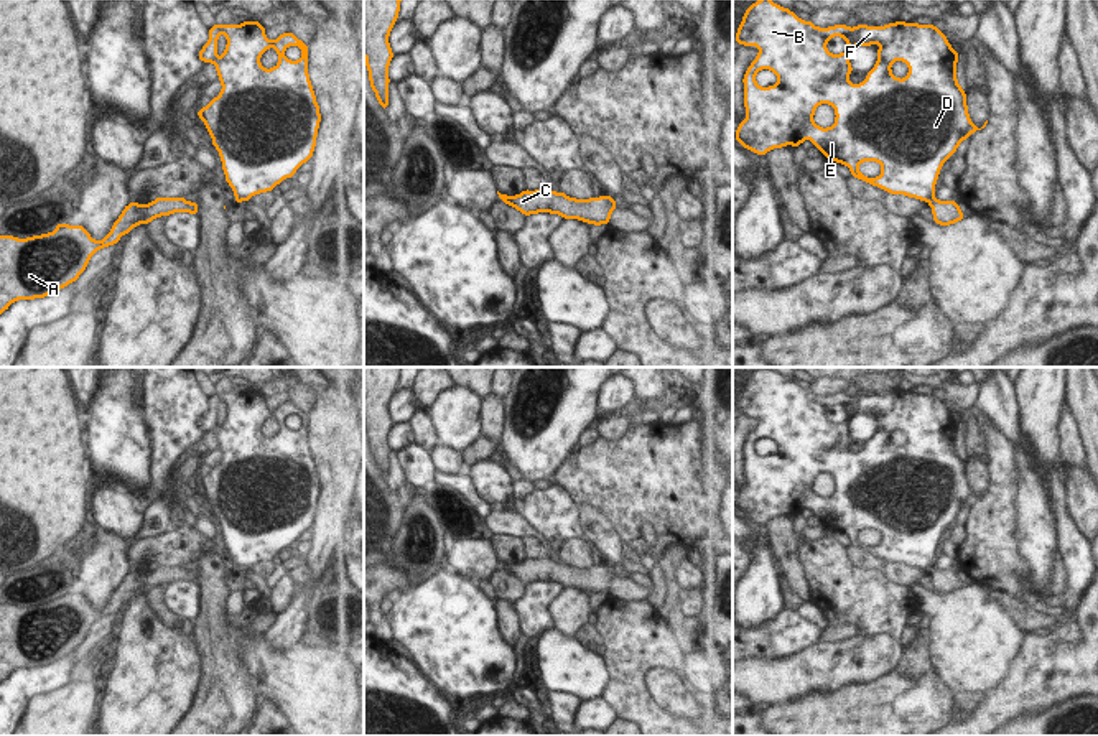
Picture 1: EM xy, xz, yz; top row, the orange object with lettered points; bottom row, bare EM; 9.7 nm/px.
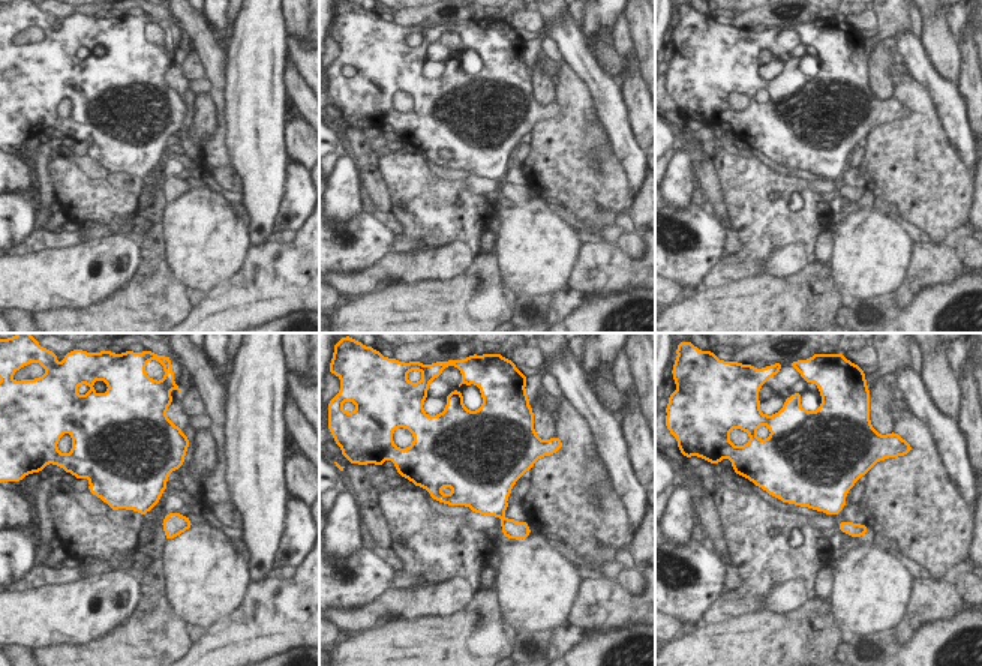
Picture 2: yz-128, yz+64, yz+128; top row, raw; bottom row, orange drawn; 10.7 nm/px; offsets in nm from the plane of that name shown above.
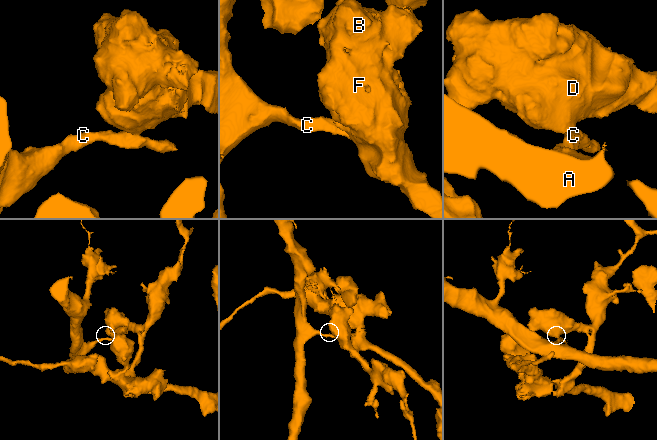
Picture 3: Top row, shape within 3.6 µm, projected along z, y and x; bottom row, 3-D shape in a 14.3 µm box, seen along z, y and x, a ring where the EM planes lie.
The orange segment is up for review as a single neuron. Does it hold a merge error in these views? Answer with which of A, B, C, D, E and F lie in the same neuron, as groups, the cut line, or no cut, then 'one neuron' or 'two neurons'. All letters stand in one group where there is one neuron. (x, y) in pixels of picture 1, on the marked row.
A C / B D E F | yz (932, 196), (929, 203) | two neurons

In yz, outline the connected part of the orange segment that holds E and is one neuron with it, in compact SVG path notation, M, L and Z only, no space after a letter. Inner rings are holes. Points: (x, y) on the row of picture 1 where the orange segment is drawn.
M759 0L752 3L742 18L736 33L736 44L757 46L759 54L744 74L744 107L747 117L739 122L734 133L736 140L747 150L757 155L765 155L772 148L785 145L798 147L805 138L812 140L815 147L833 163L840 161L851 170L851 176L886 189L891 194L905 194L930 203L935 183L942 165L950 155L955 155L958 145L973 132L981 130L971 123L966 107L966 94L956 81L958 53L950 46L945 33L935 25L891 23L886 26L836 25L830 28L817 28L812 21L800 20L792 10L787 10L770 0ZM833 36L843 36L848 49L843 54L831 54L826 49L826 41ZM877 43L877 64L869 69L864 82L854 86L848 81L853 72L849 64L849 53L854 46L871 46ZM900 59L909 66L909 76L897 79L891 72L891 64ZM759 69L770 69L777 74L779 82L770 87L759 87L756 84L756 72ZM818 104L830 104L835 107L836 120L830 128L821 128L813 123L813 114ZM863 161L877 161L882 166L879 178L868 178L858 171Z

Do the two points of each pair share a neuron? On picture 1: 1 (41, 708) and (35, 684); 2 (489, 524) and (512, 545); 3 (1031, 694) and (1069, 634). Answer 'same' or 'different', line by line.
1: different
2: different
3: different

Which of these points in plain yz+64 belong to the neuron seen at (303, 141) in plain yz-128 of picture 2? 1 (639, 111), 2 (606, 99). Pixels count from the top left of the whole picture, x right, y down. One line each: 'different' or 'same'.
1: same
2: different

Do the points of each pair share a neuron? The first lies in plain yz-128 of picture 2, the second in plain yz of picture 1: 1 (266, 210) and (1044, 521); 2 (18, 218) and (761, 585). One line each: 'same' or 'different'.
1: same
2: same

